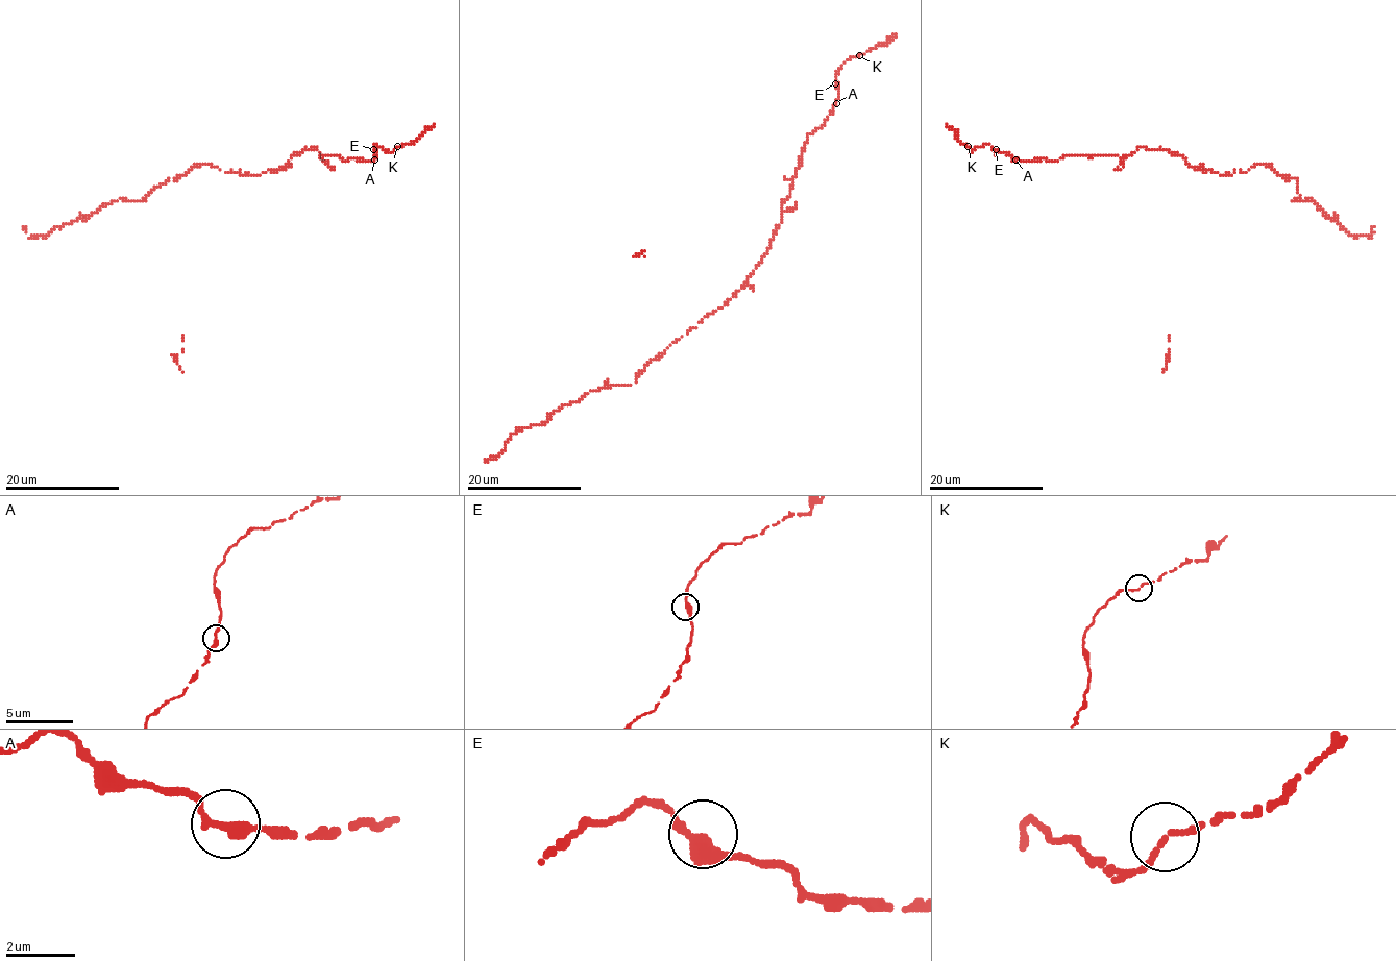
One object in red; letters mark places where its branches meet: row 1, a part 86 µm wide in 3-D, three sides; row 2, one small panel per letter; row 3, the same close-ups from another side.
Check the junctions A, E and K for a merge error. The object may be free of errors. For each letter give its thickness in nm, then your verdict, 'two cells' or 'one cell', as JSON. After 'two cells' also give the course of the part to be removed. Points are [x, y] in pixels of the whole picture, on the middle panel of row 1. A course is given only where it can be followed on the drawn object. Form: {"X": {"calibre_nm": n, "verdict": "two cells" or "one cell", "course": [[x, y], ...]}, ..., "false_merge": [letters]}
{"A": {"calibre_nm": 280, "verdict": "one cell"}, "E": {"calibre_nm": 340, "verdict": "one cell"}, "K": {"calibre_nm": 160, "verdict": "one cell"}, "false_merge": []}

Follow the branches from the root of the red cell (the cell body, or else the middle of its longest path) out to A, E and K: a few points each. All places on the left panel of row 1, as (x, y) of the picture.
A: (268, 170), (285, 168), (295, 154), (312, 147), (320, 157), (336, 154), (345, 162), (374, 158)
E: (268, 170), (285, 168), (304, 149), (345, 162), (369, 162), (373, 149)
K: (268, 170), (312, 147), (320, 157), (369, 162), (373, 145), (389, 151), (397, 146)

